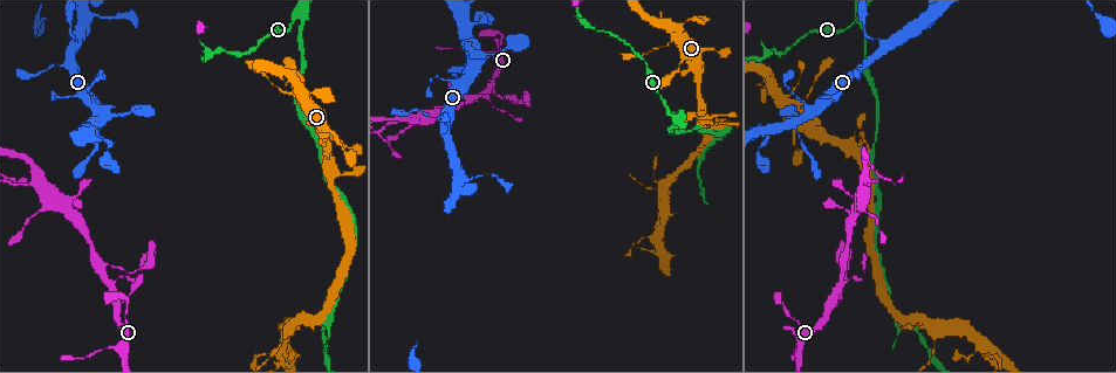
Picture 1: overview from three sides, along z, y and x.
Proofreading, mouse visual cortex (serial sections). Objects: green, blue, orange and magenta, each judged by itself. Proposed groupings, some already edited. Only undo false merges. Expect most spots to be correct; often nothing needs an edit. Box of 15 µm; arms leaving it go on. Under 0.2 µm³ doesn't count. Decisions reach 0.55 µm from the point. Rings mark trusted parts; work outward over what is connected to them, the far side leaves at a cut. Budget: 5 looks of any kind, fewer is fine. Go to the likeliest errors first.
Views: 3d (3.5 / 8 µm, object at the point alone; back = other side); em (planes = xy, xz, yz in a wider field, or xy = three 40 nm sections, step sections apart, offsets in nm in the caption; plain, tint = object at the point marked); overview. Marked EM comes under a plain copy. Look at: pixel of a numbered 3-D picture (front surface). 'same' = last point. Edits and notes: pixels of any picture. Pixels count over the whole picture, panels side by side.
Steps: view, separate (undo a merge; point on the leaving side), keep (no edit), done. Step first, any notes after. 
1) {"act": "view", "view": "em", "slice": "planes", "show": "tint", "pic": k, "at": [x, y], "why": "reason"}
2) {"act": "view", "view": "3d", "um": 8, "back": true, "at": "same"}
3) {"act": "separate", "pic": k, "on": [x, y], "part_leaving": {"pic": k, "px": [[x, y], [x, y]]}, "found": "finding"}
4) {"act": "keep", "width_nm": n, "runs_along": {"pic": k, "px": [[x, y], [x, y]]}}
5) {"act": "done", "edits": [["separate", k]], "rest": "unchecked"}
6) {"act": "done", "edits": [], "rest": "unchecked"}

{"act": "view", "view": "3d", "um": 3.5, "back": true, "pic": 1, "at": [297, 14], "why": "sharp bend"}

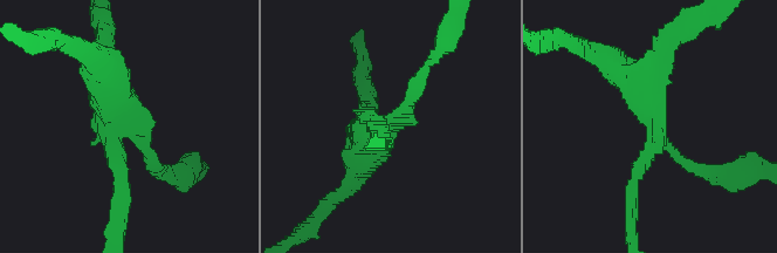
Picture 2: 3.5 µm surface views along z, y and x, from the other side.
{"act": "view", "view": "em", "slice": "planes", "show": "tint", "pic": 2, "at": [126, 130], "arms": 3, "arm_widths_nm": [200, 200, 450], "why": "need the tissue"}

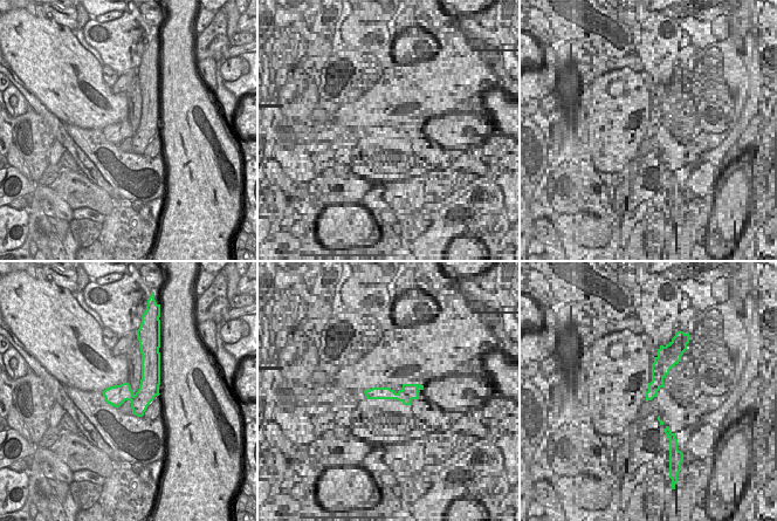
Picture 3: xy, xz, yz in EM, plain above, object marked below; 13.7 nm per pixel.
{"act": "separate", "pic": 2, "on": [634, 171], "part_leaving": {"pic": 2, "px": [[655, 135], [634, 178], [632, 236]]}, "found": "a second cell is stuck on"}

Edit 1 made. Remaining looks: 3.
{"act": "view", "view": "overview"}

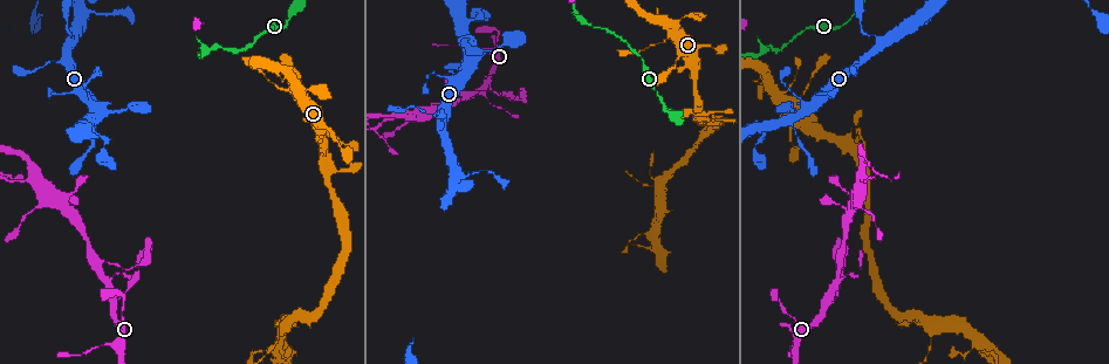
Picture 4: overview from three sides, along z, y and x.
{"act": "view", "view": "3d", "um": 3.5, "pic": 4, "at": [278, 349], "why": "three-way junction"}

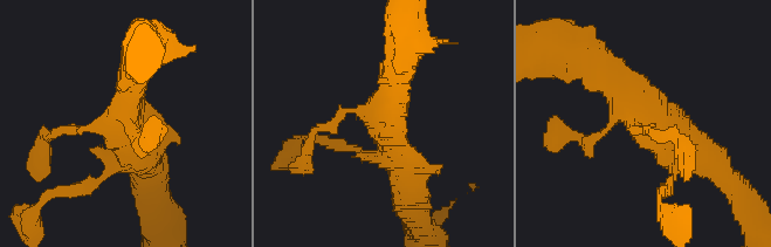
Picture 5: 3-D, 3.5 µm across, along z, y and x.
{"act": "view", "view": "em", "slice": "xy", "step": 2, "show": "tint", "pic": 5, "at": [635, 117]}

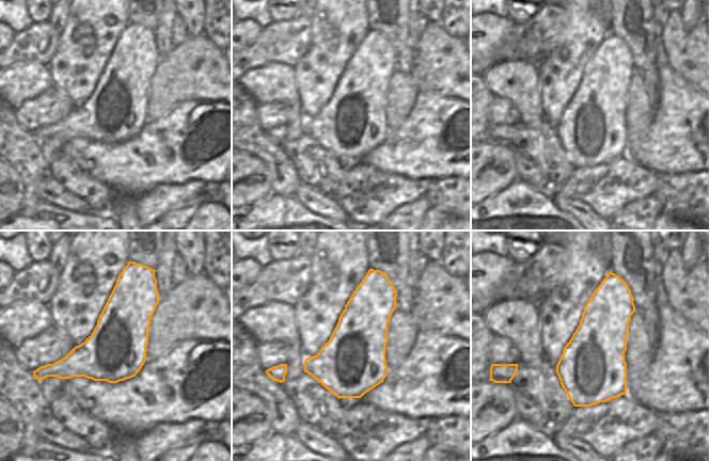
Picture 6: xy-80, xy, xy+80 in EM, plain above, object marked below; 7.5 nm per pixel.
{"act": "keep", "found": "continuous, no second cell"}

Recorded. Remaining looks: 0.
{"act": "done", "edits": [["separate", 2]], "rest": "unchecked"}

